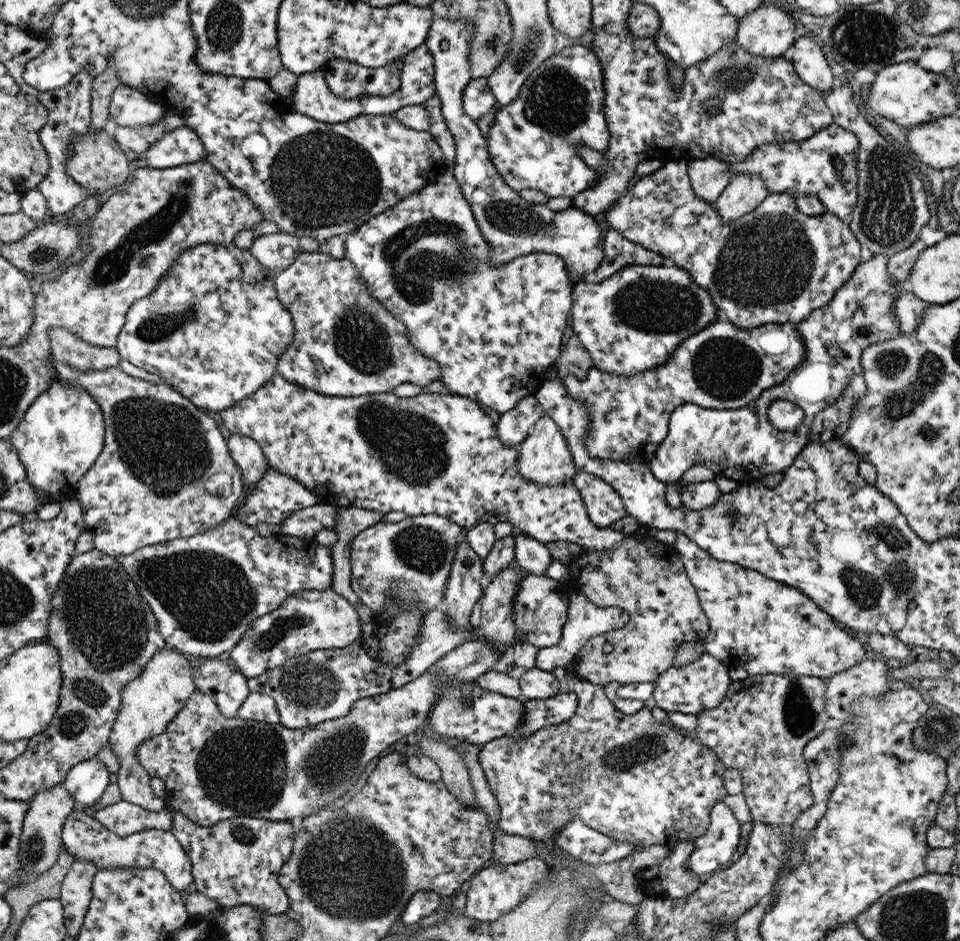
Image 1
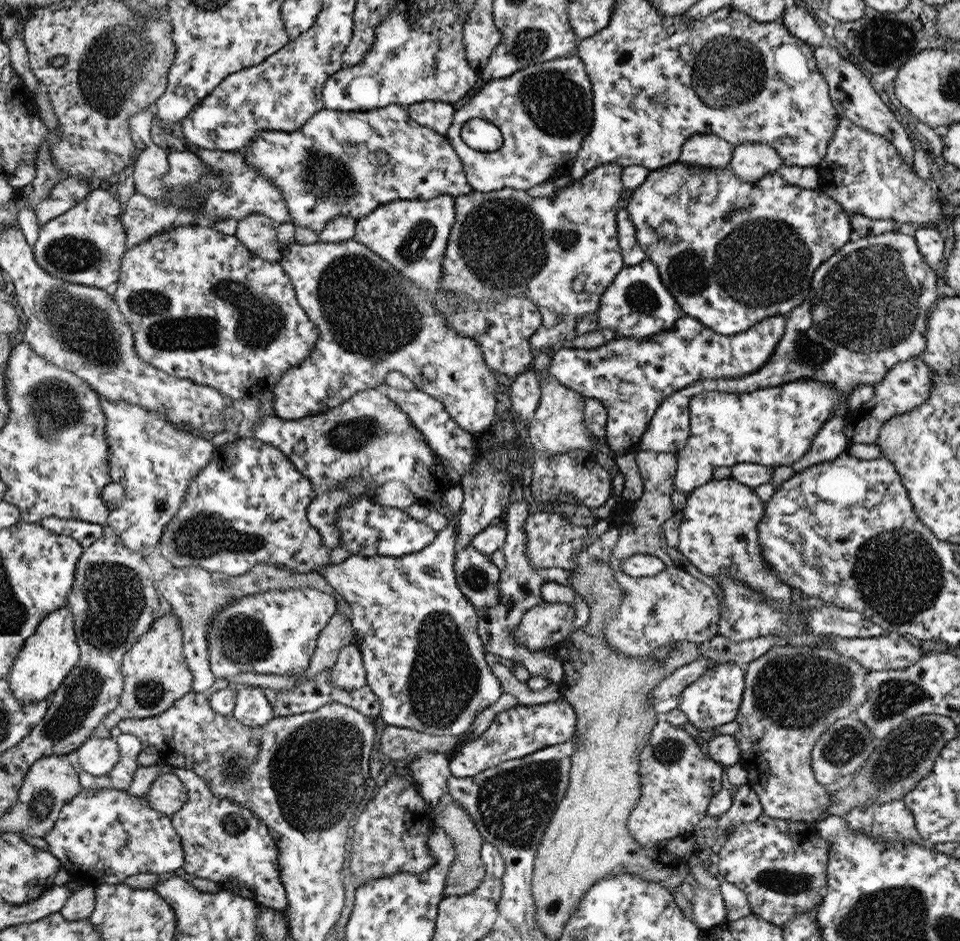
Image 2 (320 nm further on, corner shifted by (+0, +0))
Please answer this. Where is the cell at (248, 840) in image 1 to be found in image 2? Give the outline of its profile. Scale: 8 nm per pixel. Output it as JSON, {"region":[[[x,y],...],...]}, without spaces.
{"region":[[[175,769],[174,773],[189,790],[187,804],[171,816],[186,852],[184,870],[217,882],[220,890],[250,899],[266,909],[288,910],[287,889],[279,871],[279,847],[272,830],[246,807],[213,795],[208,782],[195,771]]]}

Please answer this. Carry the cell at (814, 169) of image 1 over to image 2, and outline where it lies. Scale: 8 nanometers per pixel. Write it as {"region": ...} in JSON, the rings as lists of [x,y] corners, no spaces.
{"region":[[[841,118],[836,124],[835,133],[829,142],[824,160],[817,164],[820,190],[824,191],[833,201],[839,202],[840,206],[849,215],[864,215],[872,220],[892,219],[903,225],[912,223],[915,226],[924,223],[942,223],[944,212],[942,201],[935,193],[934,180],[925,183],[914,169],[905,163],[902,155],[887,138],[858,126],[847,118]]]}

